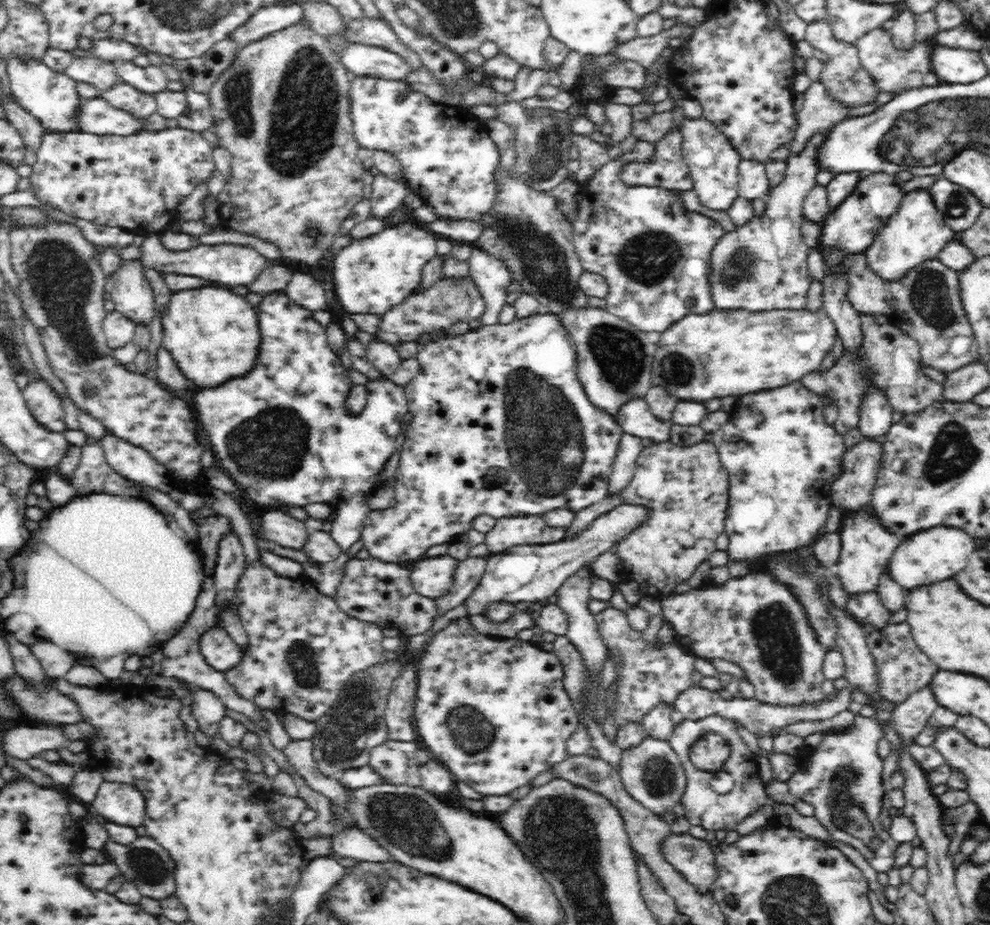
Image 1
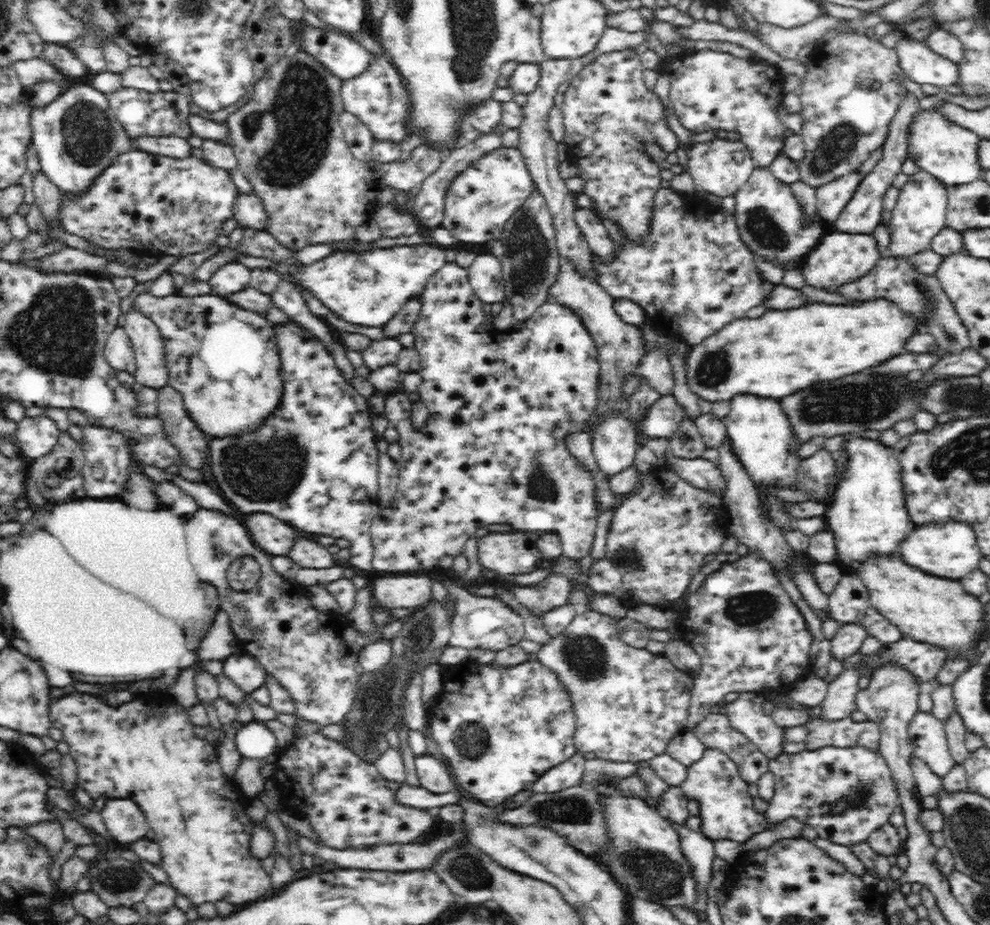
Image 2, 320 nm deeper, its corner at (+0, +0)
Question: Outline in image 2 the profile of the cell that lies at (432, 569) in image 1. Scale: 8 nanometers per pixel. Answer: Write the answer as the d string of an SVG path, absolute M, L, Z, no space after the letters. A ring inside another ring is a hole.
M398 574L378 578L372 584L373 604L393 608L418 608L433 601L434 577L428 574Z

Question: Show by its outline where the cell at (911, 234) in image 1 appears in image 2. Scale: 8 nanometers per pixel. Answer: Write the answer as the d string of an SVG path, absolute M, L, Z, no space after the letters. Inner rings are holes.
M921 170L910 175L905 185L899 190L894 208L889 214L890 242L886 254L896 259L909 259L930 249L933 238L946 228L947 190L934 175Z

